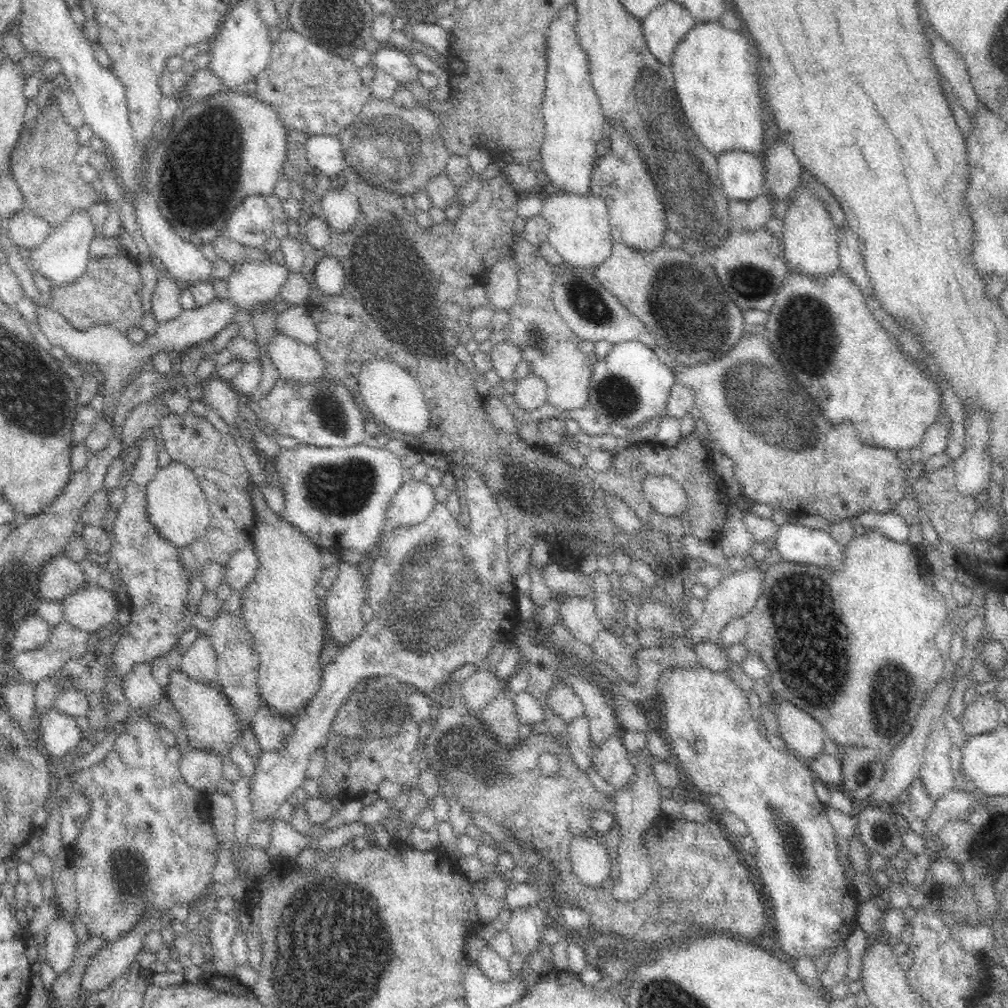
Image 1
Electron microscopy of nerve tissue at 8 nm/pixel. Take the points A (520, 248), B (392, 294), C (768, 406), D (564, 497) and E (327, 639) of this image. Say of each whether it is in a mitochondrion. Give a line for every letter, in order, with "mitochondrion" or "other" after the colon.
A: other
B: mitochondrion
C: mitochondrion
D: mitochondrion
E: other

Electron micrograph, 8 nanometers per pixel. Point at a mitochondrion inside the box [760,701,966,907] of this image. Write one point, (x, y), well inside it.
(778, 817)

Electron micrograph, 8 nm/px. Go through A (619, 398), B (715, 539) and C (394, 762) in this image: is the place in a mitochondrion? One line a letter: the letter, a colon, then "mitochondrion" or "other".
A: mitochondrion
B: other
C: other

